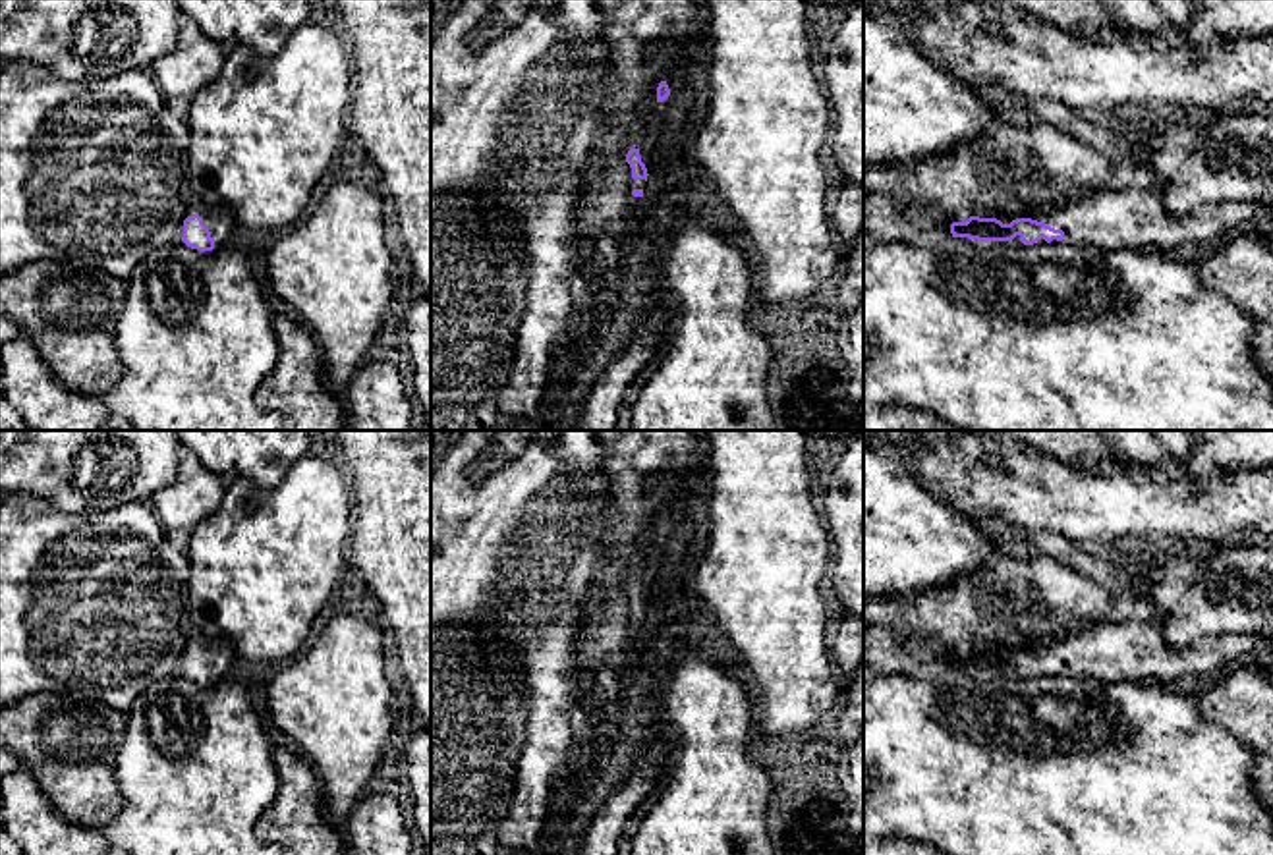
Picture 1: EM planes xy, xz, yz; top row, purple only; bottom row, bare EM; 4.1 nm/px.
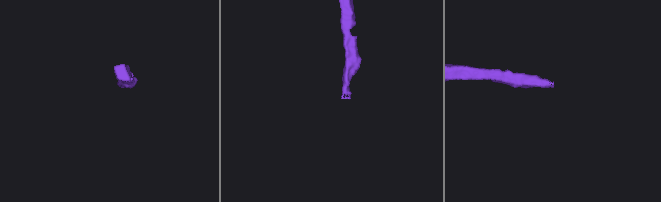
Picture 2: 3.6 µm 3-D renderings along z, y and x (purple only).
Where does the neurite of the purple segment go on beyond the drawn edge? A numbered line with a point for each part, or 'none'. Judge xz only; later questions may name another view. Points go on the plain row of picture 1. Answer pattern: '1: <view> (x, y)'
1: xz (634, 655)

